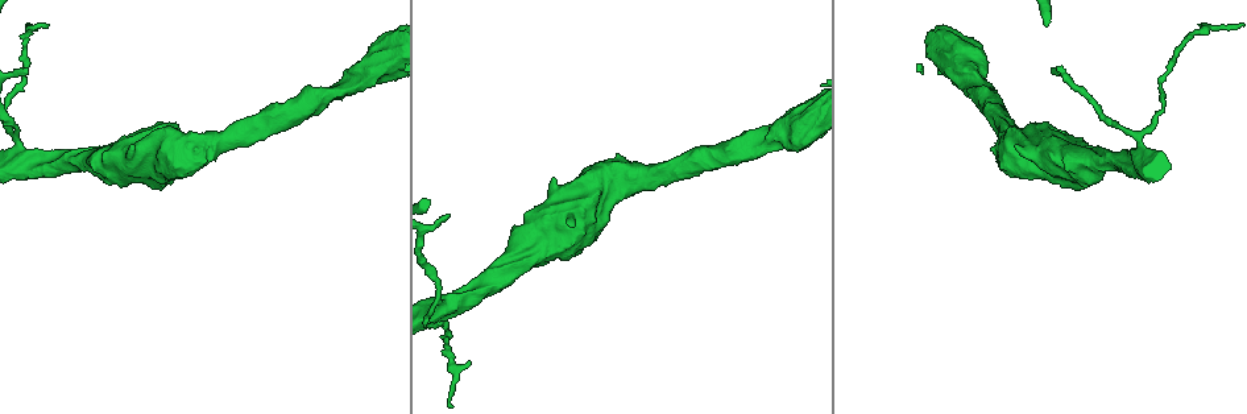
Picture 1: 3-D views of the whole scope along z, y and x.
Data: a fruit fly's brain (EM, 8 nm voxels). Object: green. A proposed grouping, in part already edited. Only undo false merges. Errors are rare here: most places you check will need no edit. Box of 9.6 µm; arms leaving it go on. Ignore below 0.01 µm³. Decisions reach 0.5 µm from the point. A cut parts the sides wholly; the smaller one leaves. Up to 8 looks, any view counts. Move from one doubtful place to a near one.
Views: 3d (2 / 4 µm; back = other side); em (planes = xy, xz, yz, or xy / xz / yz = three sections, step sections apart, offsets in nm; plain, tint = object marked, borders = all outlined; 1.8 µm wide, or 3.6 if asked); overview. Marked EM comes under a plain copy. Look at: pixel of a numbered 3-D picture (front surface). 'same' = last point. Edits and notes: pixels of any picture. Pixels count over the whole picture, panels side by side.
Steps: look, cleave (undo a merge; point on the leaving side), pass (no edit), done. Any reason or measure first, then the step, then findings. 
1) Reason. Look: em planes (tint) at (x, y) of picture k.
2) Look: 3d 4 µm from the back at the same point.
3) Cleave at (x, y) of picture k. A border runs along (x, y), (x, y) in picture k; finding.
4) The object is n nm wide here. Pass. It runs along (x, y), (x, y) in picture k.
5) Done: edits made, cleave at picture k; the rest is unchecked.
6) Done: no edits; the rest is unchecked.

Thick turns thin. Look: em 3.6 µm planes (tint) at (198, 150) of picture 1.

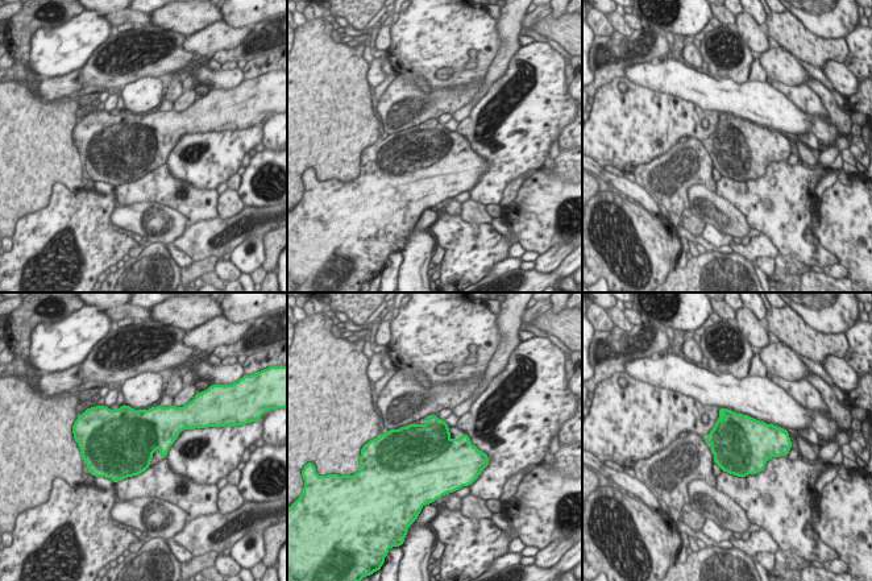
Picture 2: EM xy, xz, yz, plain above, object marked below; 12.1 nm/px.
Pass. Continuous, no second neuron.

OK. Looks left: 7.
Thick turns thin. Look: em 3.6 µm xy step 4 (tint) at (964, 70) of picture 1.

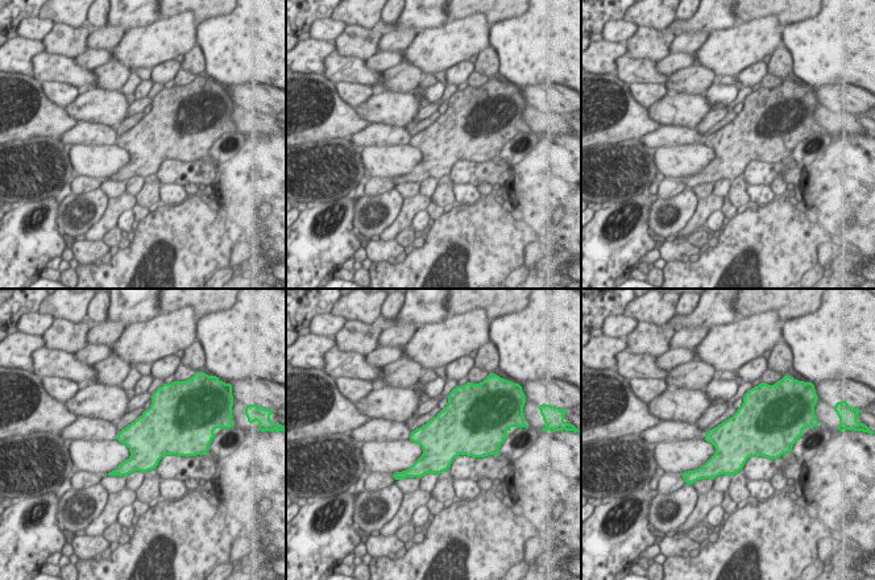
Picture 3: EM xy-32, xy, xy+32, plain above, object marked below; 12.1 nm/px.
Look: em 3.6 µm planes (tint) at the same point.

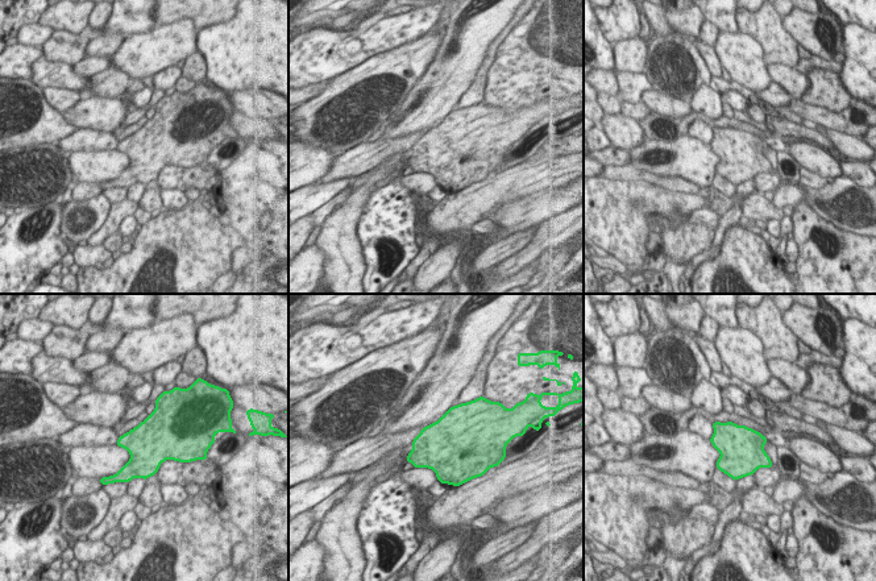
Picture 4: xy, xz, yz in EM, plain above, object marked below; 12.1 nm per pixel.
The object is 550 nm wide here. Pass. One neuron here.

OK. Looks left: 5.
Look: em xz step 16 (tint) at (1143, 131) of picture 1.

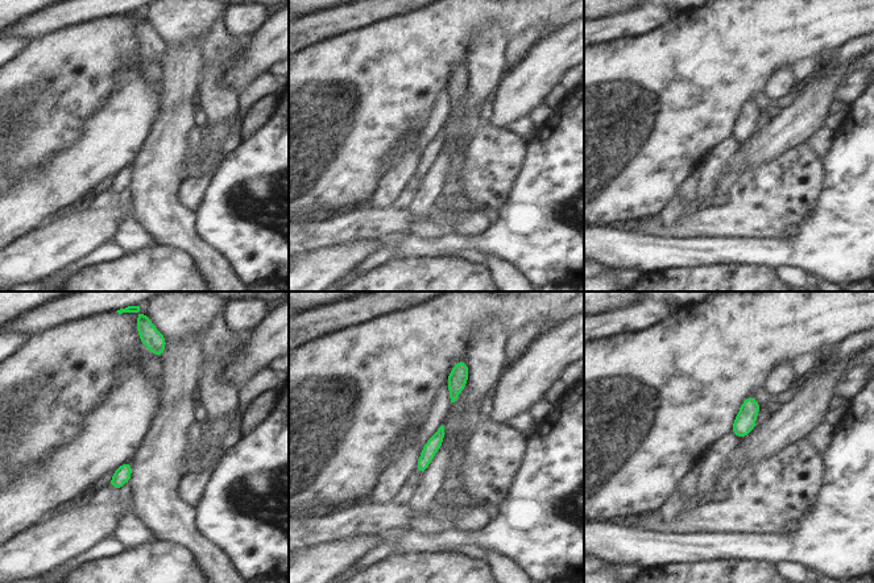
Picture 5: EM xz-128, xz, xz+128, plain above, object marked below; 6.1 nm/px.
Look: em planes (tint) at the same point.

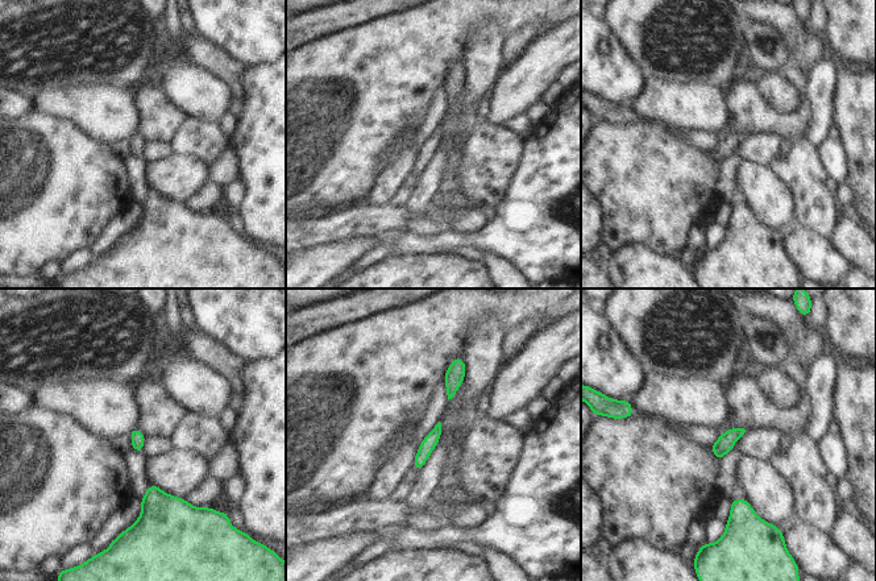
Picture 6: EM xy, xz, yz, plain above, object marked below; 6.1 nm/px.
Pass. It runs along (438, 428), (416, 465) in picture 6; one neuron here.

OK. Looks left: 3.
Done: no edits; the rest is unchecked.

